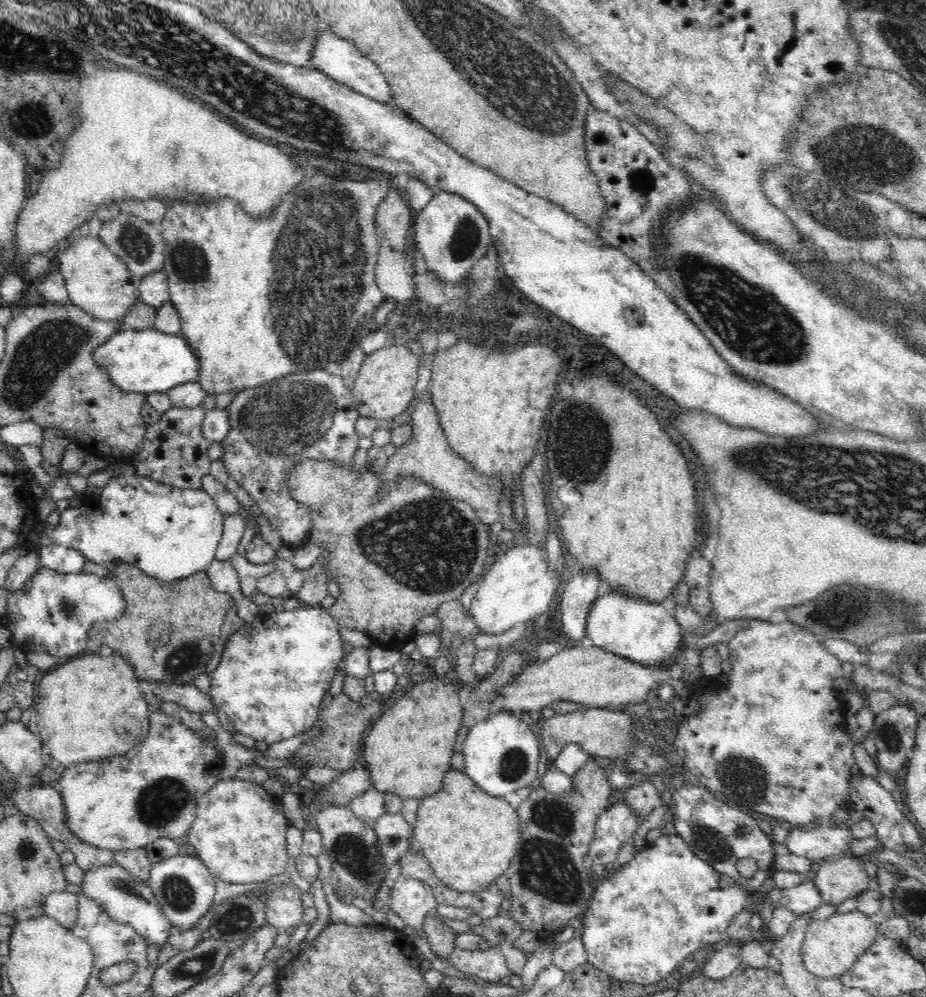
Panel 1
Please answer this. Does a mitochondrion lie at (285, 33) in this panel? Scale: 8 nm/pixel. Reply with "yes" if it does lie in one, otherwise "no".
yes

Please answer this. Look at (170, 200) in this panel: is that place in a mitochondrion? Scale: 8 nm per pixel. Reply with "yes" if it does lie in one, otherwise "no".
no

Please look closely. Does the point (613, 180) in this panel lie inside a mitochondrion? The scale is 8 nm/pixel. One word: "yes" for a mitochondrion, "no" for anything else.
no

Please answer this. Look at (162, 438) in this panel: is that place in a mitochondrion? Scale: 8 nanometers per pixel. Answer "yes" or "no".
no

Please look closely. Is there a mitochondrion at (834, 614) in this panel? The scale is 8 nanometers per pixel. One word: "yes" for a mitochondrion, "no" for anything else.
yes

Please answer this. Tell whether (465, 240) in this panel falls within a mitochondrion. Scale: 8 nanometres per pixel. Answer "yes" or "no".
yes

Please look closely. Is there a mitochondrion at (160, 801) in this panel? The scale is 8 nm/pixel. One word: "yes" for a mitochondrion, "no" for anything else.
yes

